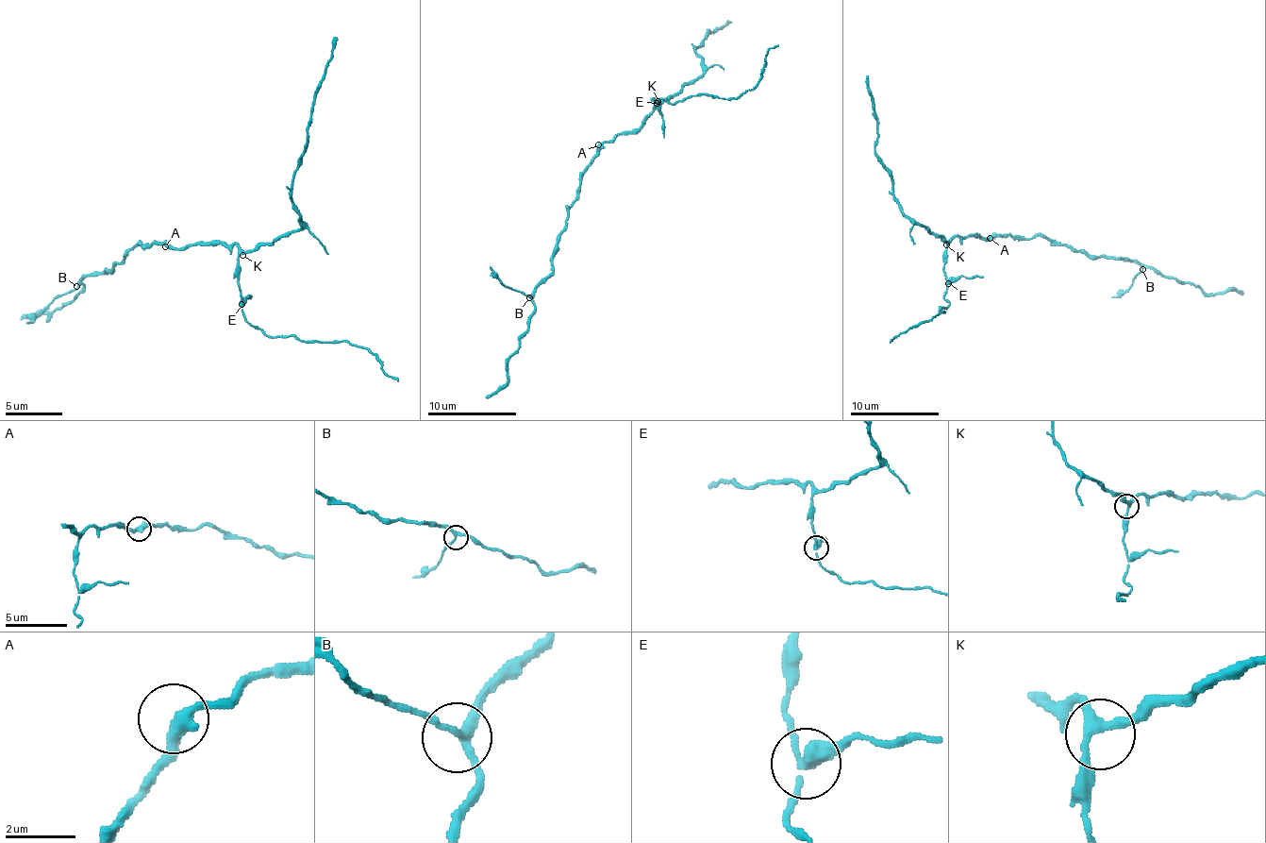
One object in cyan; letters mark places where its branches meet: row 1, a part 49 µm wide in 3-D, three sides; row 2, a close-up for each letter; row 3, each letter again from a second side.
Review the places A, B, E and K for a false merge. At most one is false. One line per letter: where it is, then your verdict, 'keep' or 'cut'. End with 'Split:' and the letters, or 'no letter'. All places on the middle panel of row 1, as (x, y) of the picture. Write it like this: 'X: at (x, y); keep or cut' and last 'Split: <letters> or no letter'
A: at (598, 144); keep
B: at (529, 297); keep
E: at (657, 103); cut
K: at (657, 101); keep
Split: E

